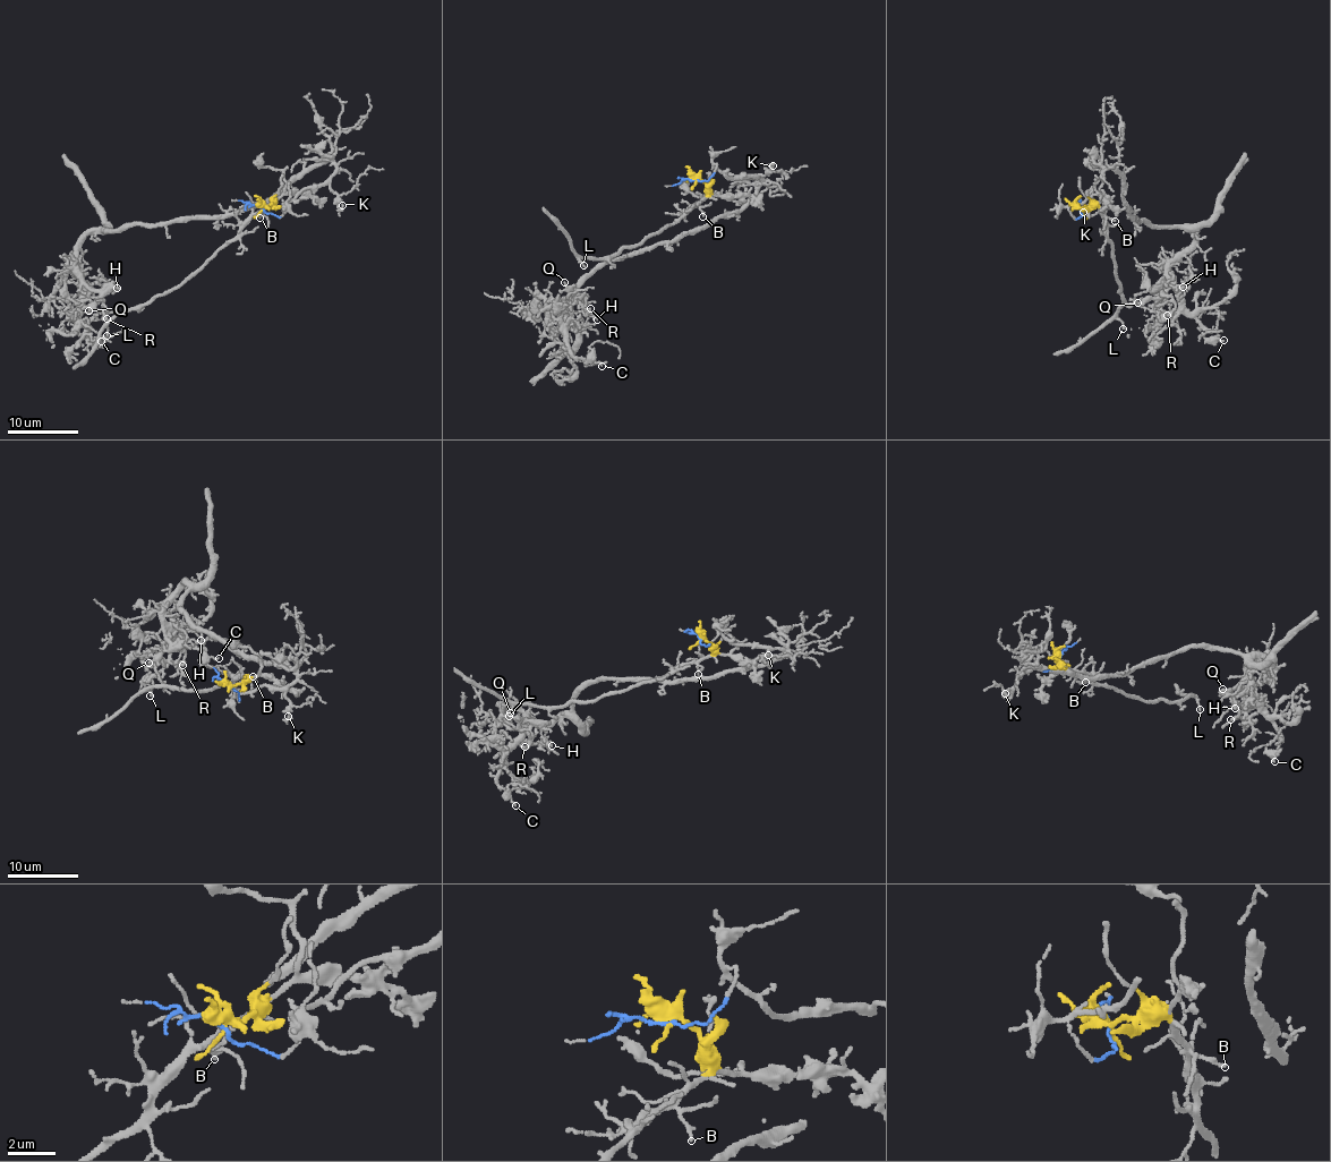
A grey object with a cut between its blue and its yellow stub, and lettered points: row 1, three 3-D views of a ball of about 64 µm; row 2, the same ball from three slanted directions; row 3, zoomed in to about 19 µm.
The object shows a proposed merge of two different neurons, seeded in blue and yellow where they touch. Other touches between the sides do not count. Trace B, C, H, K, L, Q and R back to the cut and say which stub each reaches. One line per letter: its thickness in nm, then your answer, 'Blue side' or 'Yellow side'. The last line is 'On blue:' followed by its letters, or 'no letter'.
B: Thickness 150 nm. Yellow side
C: Thickness 110 nm. Blue side
H: Thickness 160 nm. Blue side
K: Thickness 90 nm. Blue side
L: Thickness 130 nm. Yellow side
Q: Thickness 110 nm. Blue side
R: Thickness 150 nm. Blue side
On blue: C, H, K, Q, R

